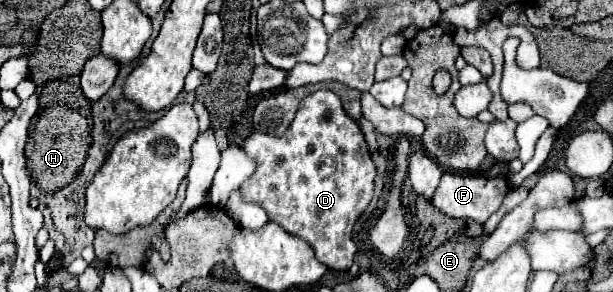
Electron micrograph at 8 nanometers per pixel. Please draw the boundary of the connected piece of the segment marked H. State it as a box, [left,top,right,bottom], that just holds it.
[26,77,92,183]

